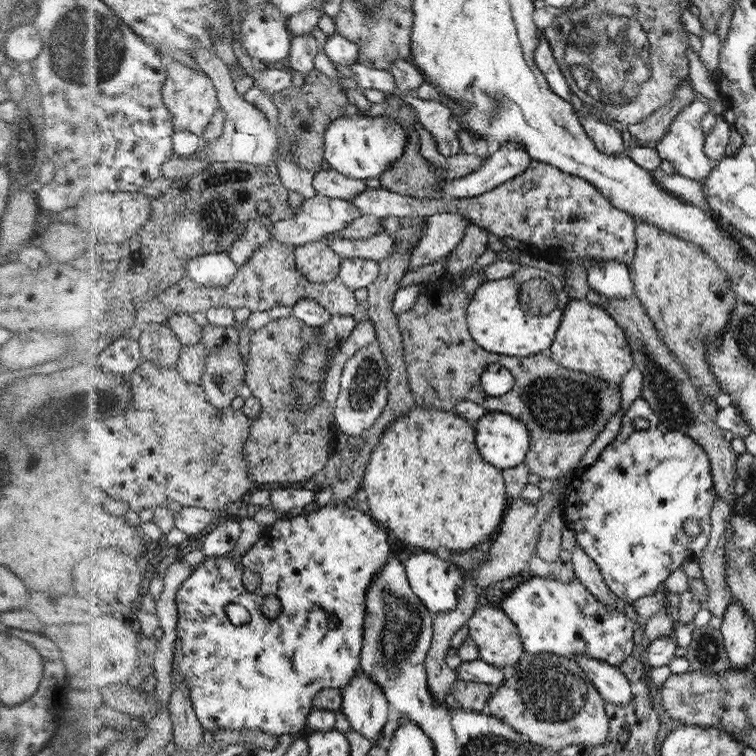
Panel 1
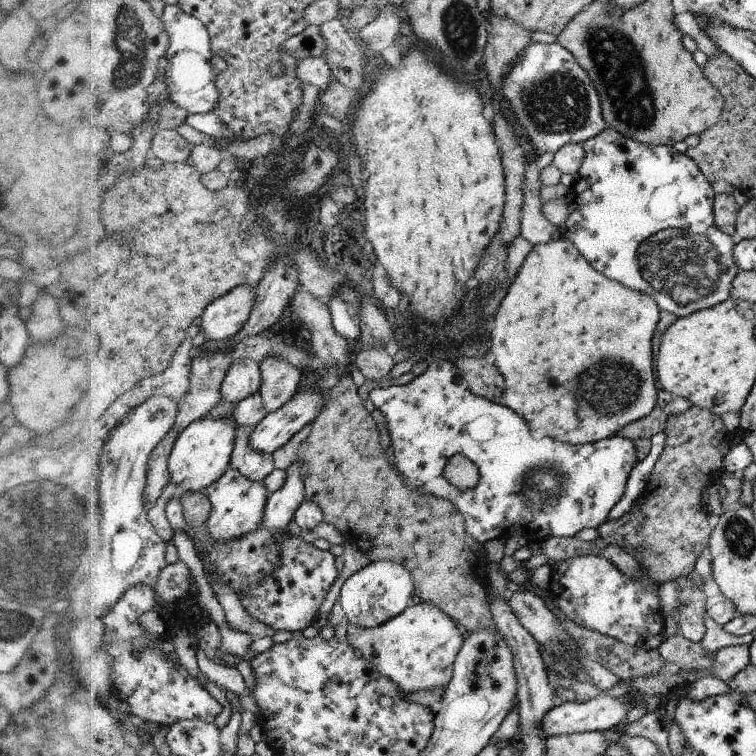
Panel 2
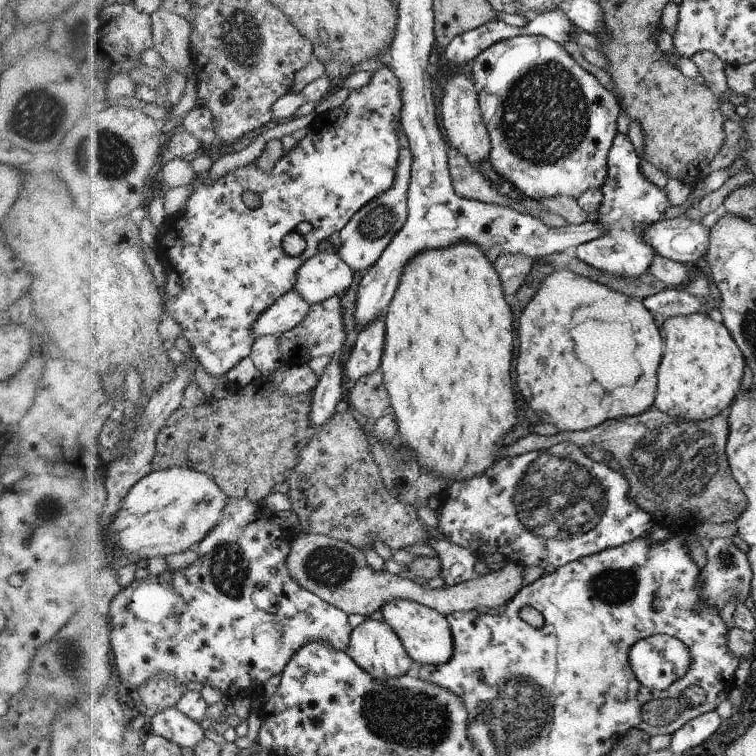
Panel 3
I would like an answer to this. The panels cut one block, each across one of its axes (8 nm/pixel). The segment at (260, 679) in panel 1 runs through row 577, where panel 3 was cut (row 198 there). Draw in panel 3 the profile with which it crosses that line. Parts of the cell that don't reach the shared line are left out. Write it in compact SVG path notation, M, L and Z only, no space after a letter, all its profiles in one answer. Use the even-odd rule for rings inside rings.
M387 65L374 72L370 83L358 90L351 90L350 95L346 98L346 101L339 108L329 111L323 116L319 116L313 124L310 126L313 131L308 138L299 142L298 146L291 152L287 152L284 159L274 168L274 171L264 172L262 168L259 168L256 162L252 162L244 168L239 168L235 172L230 172L225 177L219 179L216 182L212 182L210 186L206 184L198 183L195 185L195 192L188 204L188 207L178 216L174 216L167 224L168 228L164 233L159 236L160 247L157 249L160 258L165 265L166 276L168 277L166 291L165 291L165 303L168 314L173 315L176 321L181 325L184 330L184 336L190 341L191 346L197 356L199 364L212 376L224 376L228 375L235 367L238 367L239 363L246 360L247 357L251 357L253 354L253 348L256 346L257 334L254 333L257 321L271 308L274 304L278 303L278 300L295 290L298 283L298 272L301 267L314 256L320 253L320 244L328 239L330 236L334 236L335 232L341 232L346 224L353 219L355 215L367 203L377 199L384 192L389 191L394 185L394 180L397 177L398 168L398 136L396 136L396 128L400 126L398 118L400 118L400 106L403 106L403 102L400 102L400 90L401 86L397 80L396 74ZM246 190L254 191L261 197L261 206L258 209L250 208L246 202L244 202L244 192ZM302 222L308 222L314 226L313 230L304 235L308 246L305 252L300 255L290 256L284 248L284 238L288 234L298 233L298 226Z

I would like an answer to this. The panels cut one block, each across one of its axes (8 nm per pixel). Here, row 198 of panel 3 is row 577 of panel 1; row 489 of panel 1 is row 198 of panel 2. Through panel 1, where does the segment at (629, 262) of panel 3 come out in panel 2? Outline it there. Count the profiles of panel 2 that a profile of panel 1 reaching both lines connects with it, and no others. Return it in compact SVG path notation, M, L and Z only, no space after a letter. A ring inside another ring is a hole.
M606 127L600 135L596 135L586 143L582 143L584 149L584 158L576 174L576 181L570 186L567 201L571 209L564 226L560 226L561 237L573 241L577 245L578 252L590 261L598 272L604 272L612 280L618 280L626 284L628 288L640 290L640 292L649 294L656 298L662 310L668 310L676 314L678 318L690 316L693 312L701 311L702 308L710 308L714 305L724 302L730 297L730 291L733 288L733 280L742 271L738 268L736 257L734 256L734 247L737 238L728 236L718 228L715 217L713 216L714 204L716 204L716 194L712 188L712 183L704 177L704 174L698 169L698 166L686 153L680 153L670 145L648 145L626 137L623 133Z

